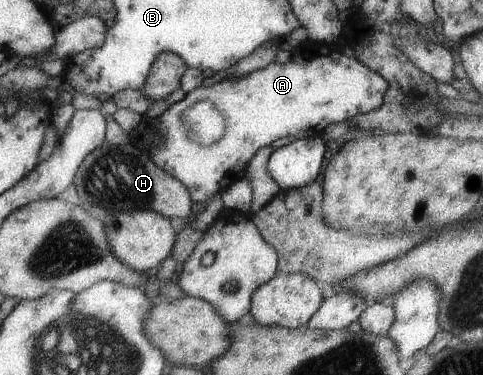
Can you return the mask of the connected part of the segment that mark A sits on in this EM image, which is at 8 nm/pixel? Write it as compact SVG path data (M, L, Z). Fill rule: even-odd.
M306 40L292 50L286 63L272 62L260 70L255 70L231 81L222 79L211 86L202 86L189 90L184 97L154 118L157 121L155 141L149 142L149 156L158 167L179 180L186 187L190 200L196 204L208 201L213 195L221 194L231 183L243 177L247 162L264 145L282 136L310 138L321 134L329 124L348 120L356 115L370 114L383 103L387 82L377 72L370 70L354 57L342 55L337 44L327 45ZM197 100L209 100L215 109L225 116L222 136L208 146L199 145L189 139L182 120L183 110Z

